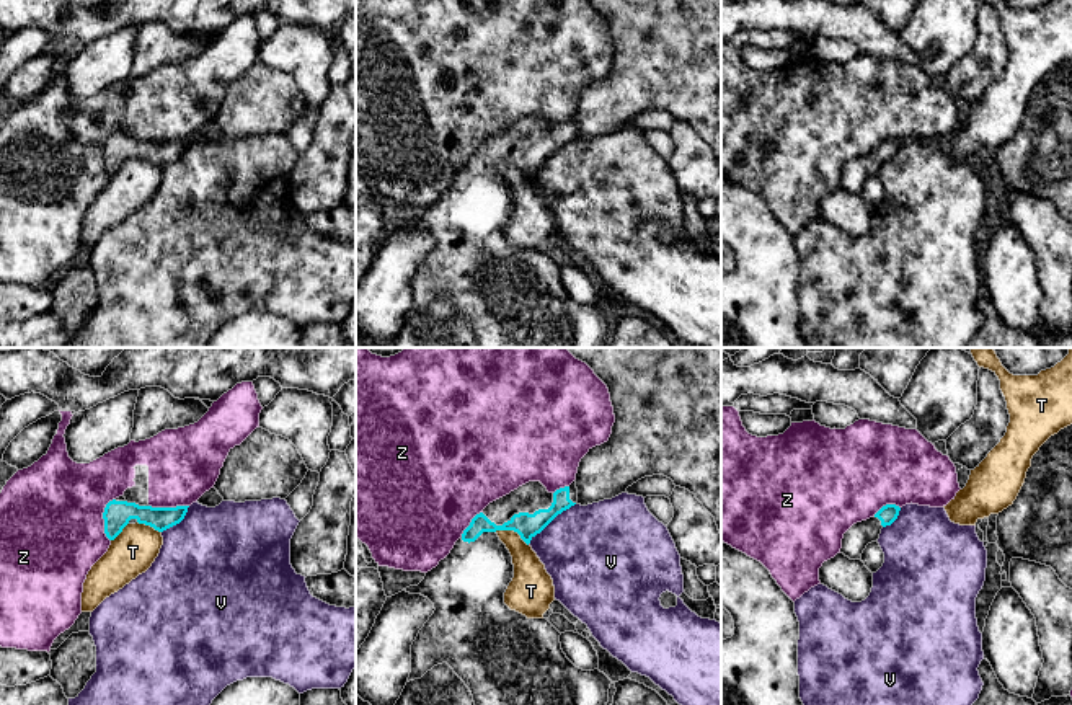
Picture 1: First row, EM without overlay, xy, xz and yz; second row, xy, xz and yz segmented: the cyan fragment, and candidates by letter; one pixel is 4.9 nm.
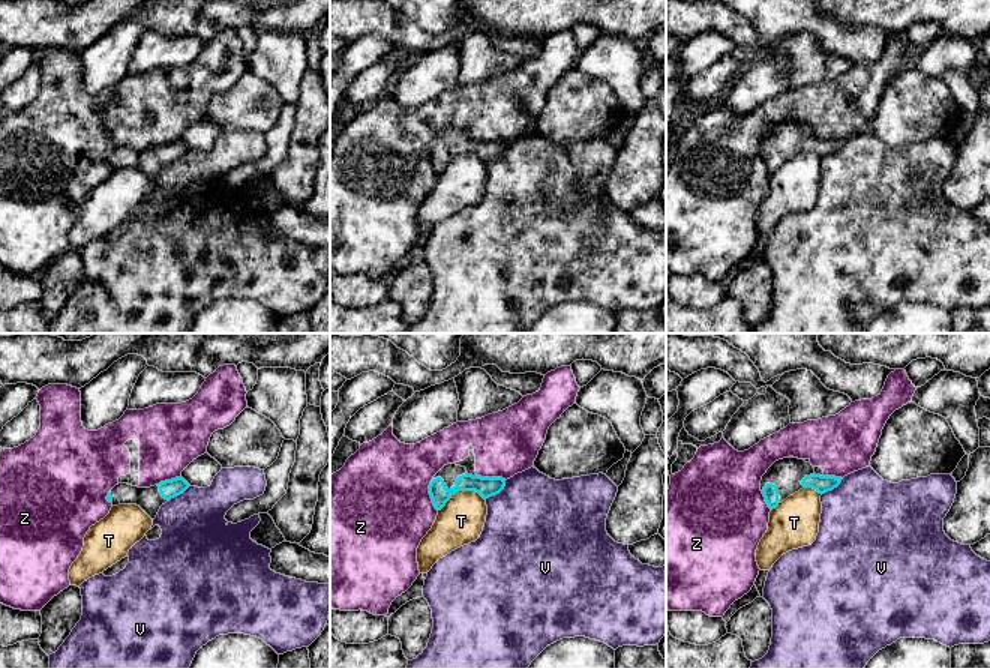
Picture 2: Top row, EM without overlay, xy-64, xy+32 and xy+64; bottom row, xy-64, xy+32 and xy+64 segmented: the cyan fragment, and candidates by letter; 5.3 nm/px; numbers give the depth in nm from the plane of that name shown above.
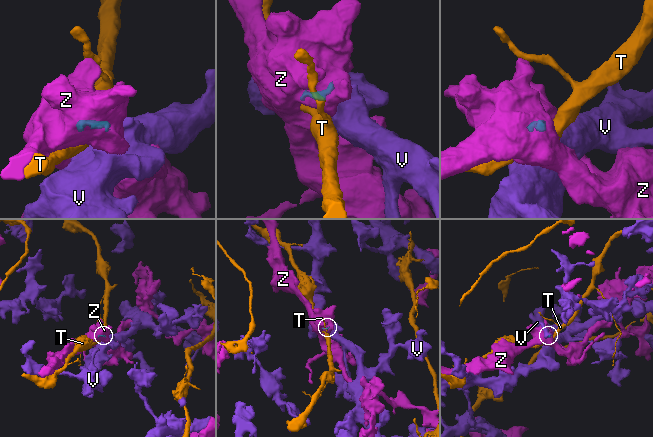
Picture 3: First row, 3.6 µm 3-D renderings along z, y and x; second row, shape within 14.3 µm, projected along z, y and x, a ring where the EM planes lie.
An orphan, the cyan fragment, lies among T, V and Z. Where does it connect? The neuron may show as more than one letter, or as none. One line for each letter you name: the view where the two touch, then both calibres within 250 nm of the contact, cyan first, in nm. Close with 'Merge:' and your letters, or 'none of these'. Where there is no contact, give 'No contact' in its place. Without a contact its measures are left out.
Merge: none of these

